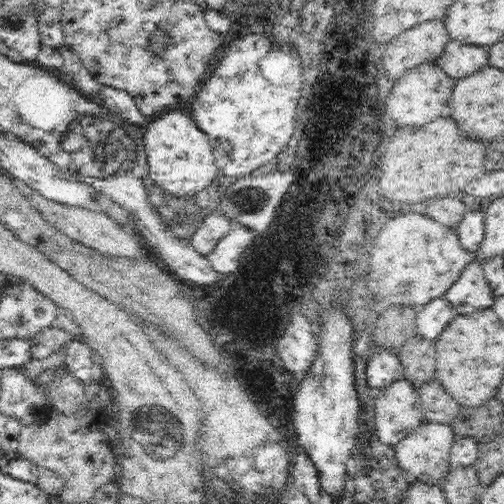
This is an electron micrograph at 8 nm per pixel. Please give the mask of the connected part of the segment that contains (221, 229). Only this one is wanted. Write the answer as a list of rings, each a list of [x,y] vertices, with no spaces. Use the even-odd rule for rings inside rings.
[[[213,211],[203,218],[189,241],[199,255],[207,257],[218,242],[229,234],[229,231],[230,221],[222,213]]]

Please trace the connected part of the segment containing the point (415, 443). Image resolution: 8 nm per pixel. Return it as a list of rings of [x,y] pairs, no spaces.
[[[424,422],[424,424],[416,427],[404,440],[392,447],[400,470],[412,474],[416,478],[416,482],[440,486],[451,468],[451,448],[455,436],[456,434],[450,425]]]

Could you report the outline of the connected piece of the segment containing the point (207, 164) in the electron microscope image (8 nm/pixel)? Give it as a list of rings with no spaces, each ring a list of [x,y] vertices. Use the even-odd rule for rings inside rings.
[[[188,106],[180,109],[173,109],[150,122],[145,126],[146,155],[149,164],[149,176],[151,183],[166,188],[172,194],[194,194],[196,190],[200,192],[202,188],[210,186],[212,180],[216,178],[218,167],[214,166],[214,146],[211,138],[194,121],[194,116]]]

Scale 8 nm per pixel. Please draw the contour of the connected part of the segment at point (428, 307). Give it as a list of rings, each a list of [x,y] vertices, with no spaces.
[[[440,297],[431,300],[416,310],[417,335],[435,342],[454,317],[454,310],[448,299]]]

